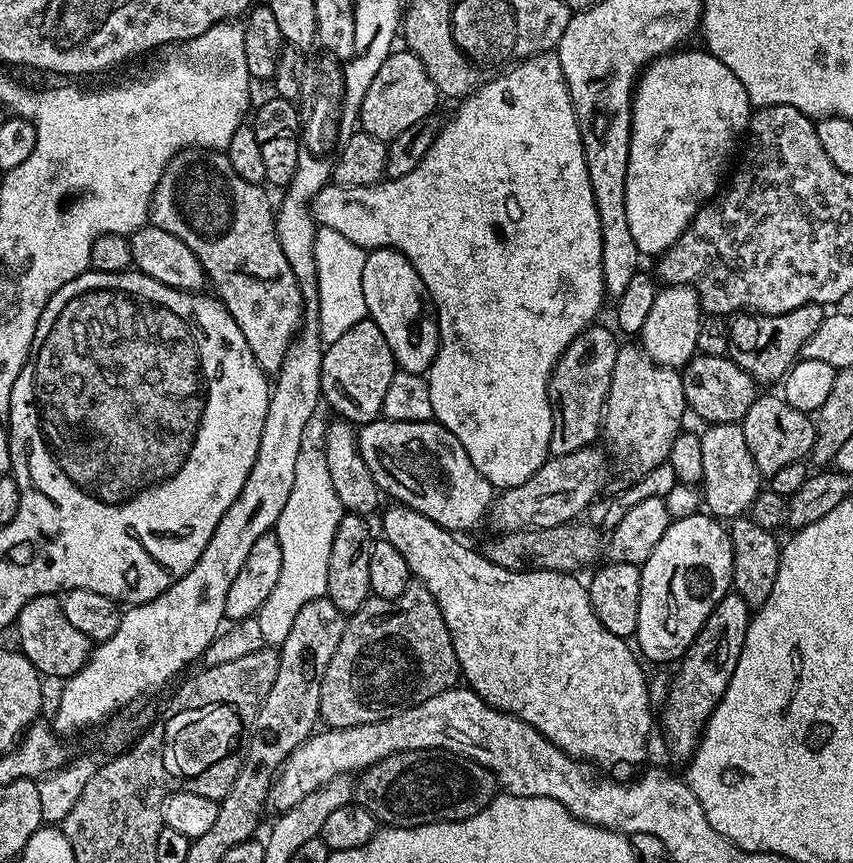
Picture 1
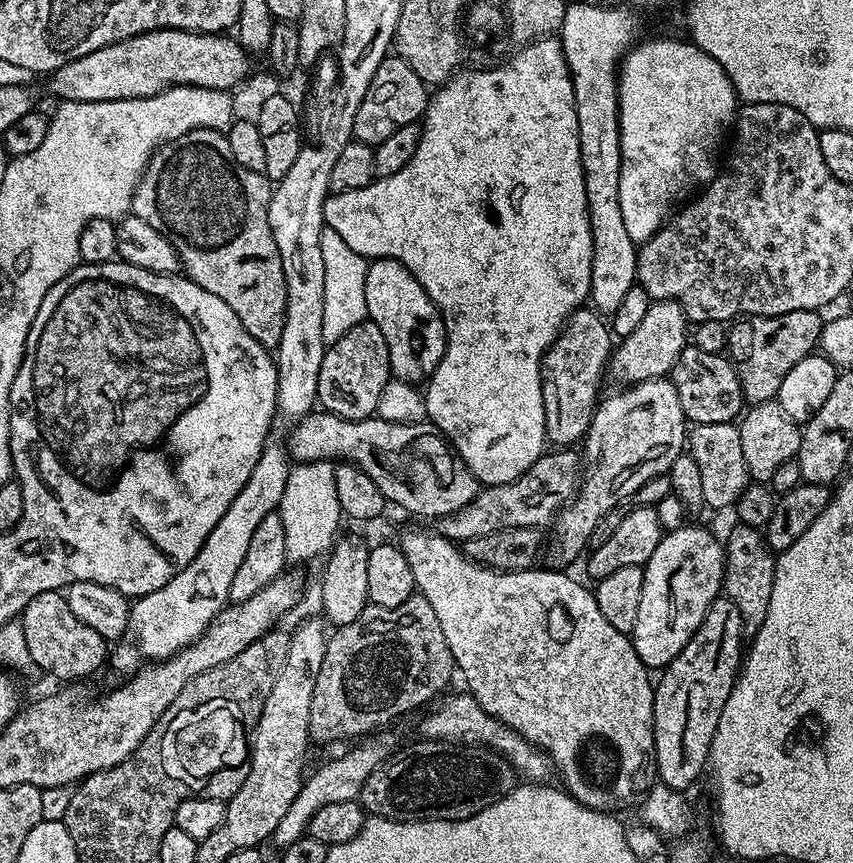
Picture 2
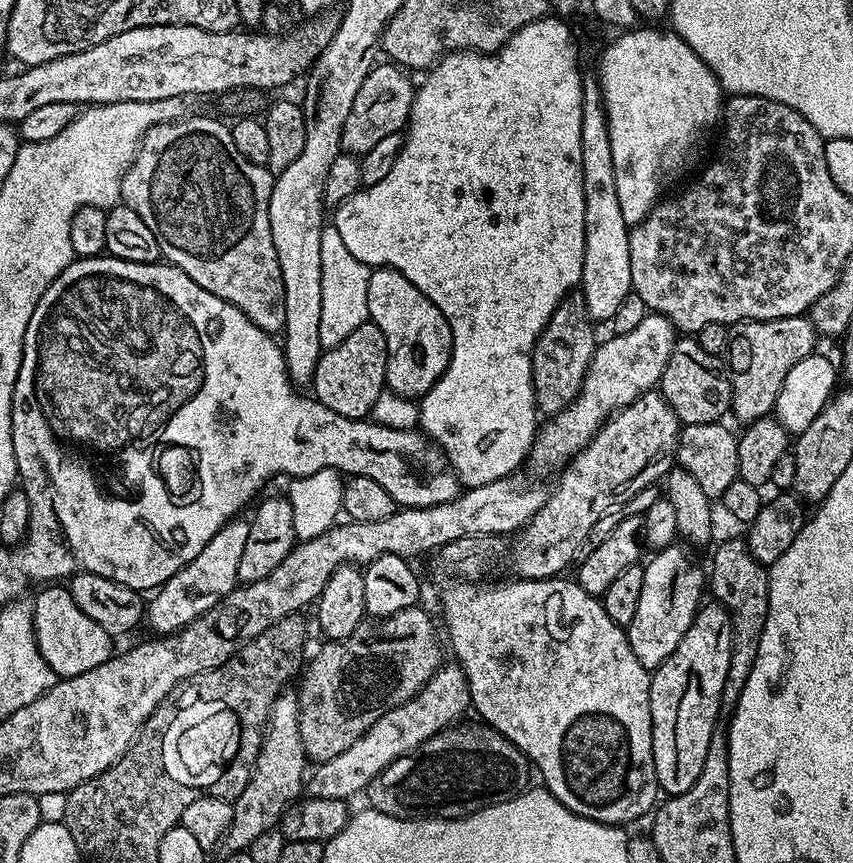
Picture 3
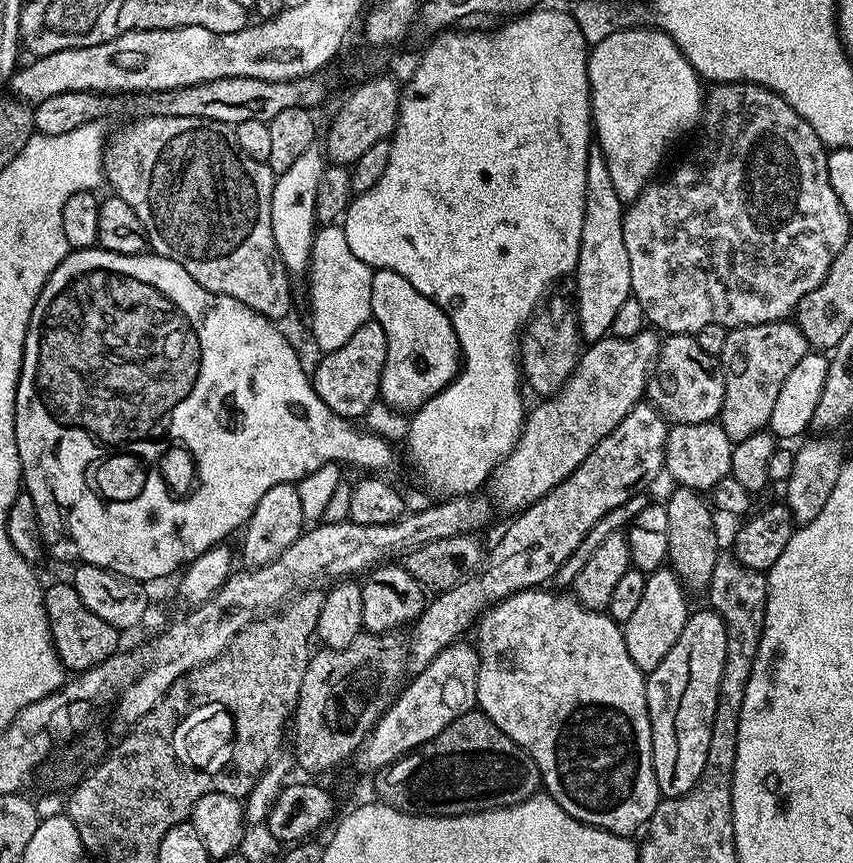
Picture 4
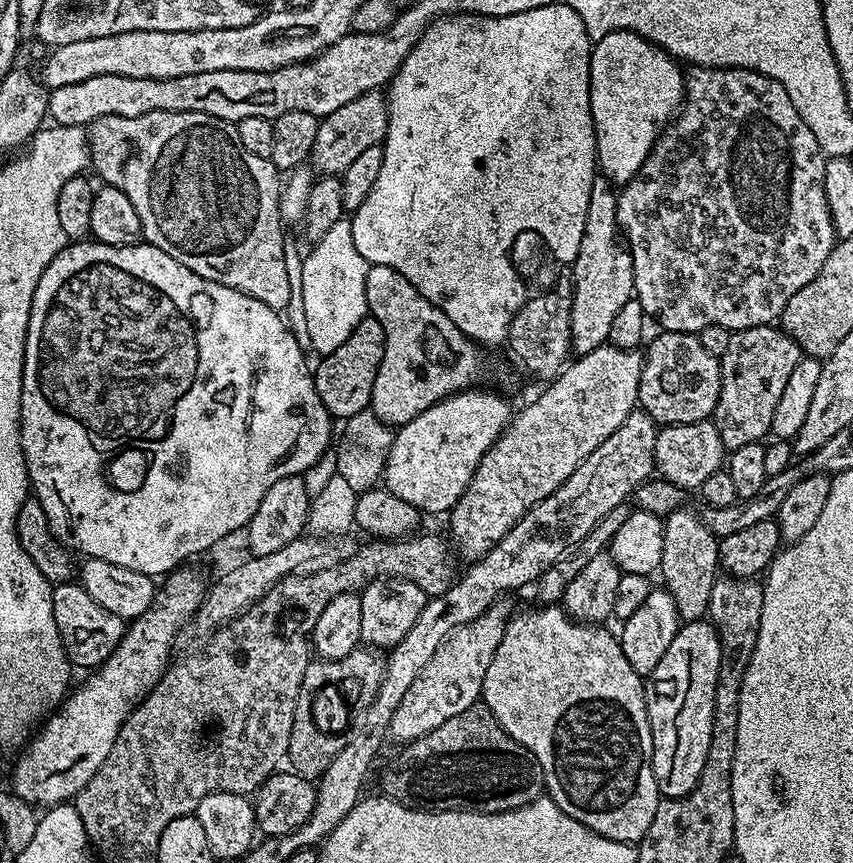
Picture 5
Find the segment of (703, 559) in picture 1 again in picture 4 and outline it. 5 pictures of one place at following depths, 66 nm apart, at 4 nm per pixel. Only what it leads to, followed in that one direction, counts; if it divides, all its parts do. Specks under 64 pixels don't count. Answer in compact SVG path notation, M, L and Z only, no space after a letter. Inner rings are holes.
M671 567L657 568L656 571L647 573L647 577L646 591L642 593L632 617L622 626L626 650L630 650L634 666L638 666L645 674L656 669L658 662L662 662L662 658L670 654L670 646L678 642L678 634L682 634L682 626L686 626L690 615L686 589Z

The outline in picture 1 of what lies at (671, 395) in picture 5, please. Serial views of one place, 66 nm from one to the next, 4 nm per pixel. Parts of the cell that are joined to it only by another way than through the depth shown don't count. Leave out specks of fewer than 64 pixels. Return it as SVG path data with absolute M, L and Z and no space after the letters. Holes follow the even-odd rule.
M695 355L682 369L684 403L696 416L704 419L705 425L740 424L746 410L755 402L758 385L746 370L742 370L728 356Z

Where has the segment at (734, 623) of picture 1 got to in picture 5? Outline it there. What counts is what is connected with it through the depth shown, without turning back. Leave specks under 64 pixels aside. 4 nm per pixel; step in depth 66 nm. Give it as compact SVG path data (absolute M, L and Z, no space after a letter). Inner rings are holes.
M707 619L689 620L681 623L680 629L674 634L674 642L666 649L666 654L662 654L662 662L654 666L651 676L647 677L644 690L644 701L648 711L648 721L652 731L652 769L654 770L654 782L658 782L658 790L661 797L671 798L674 796L684 796L687 792L696 789L698 778L706 766L706 750L710 750L710 734L712 733L712 719L714 718L714 690L718 686L718 666L720 665L720 643L716 628Z

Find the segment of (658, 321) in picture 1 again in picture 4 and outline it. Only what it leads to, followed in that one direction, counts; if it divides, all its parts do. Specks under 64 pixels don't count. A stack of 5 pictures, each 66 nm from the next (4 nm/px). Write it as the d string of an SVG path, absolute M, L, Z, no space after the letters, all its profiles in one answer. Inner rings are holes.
M645 330L630 338L618 338L607 335L602 340L591 341L581 351L580 361L572 371L572 376L555 396L549 396L539 401L536 409L527 413L524 429L519 432L518 442L514 450L504 461L493 468L491 476L486 481L486 492L497 509L515 513L523 510L529 504L538 502L550 490L554 490L570 473L630 414L636 404L645 399L648 391L648 378L656 365L656 355L660 352L661 337L655 331Z

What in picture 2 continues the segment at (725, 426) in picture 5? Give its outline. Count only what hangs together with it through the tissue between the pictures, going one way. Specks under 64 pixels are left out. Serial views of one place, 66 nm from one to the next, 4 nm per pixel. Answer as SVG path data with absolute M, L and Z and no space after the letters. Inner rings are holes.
M794 310L790 314L781 316L750 316L740 318L729 327L727 355L736 365L736 373L740 375L740 385L745 401L749 405L761 404L767 400L775 400L778 394L778 386L782 386L782 378L790 374L790 370L796 363L802 362L802 358L813 355L820 343L820 331L823 330L825 321L820 320L819 311Z

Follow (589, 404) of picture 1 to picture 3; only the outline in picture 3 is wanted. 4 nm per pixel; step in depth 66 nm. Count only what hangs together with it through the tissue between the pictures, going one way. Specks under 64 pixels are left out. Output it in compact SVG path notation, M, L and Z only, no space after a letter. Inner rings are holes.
M577 290L554 310L550 322L542 330L538 342L532 351L532 385L534 386L534 404L551 418L561 412L579 394L586 370L596 352L598 335L594 329L594 321L588 315L588 307L584 305L583 291Z

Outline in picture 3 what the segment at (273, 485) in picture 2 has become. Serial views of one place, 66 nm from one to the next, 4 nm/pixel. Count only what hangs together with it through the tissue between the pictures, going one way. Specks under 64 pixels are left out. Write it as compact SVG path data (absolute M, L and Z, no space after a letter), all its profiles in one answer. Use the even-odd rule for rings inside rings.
M247 519L229 520L218 534L214 534L214 538L210 538L210 542L206 542L206 546L202 546L202 554L198 554L198 558L160 585L146 608L146 624L153 628L153 633L167 634L185 628L238 587L238 562L242 559L242 550L246 550L248 535L250 526Z

